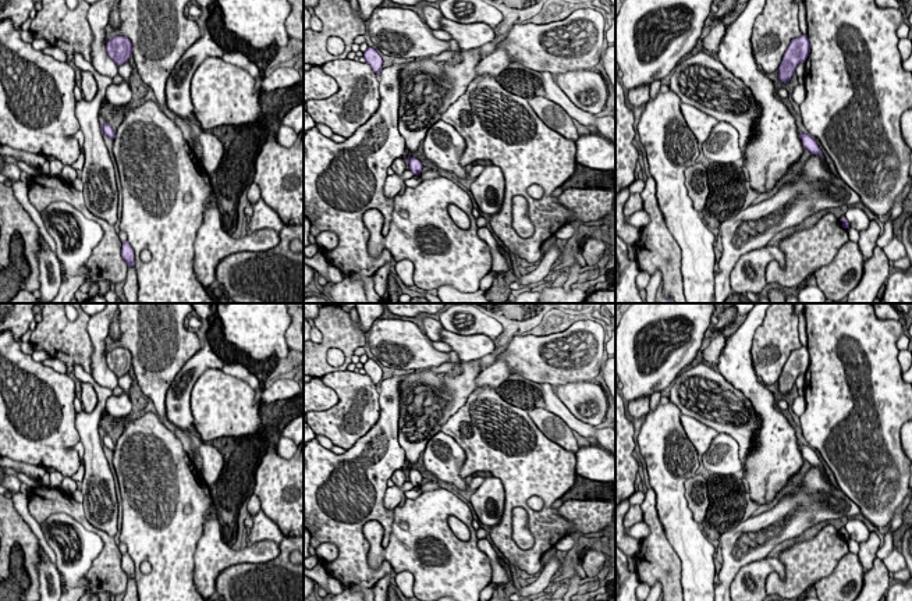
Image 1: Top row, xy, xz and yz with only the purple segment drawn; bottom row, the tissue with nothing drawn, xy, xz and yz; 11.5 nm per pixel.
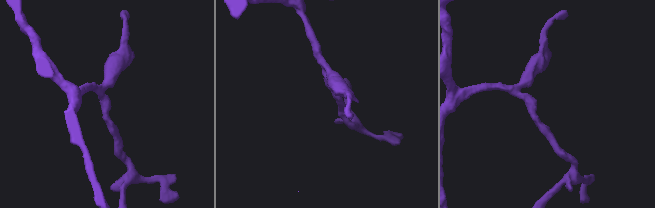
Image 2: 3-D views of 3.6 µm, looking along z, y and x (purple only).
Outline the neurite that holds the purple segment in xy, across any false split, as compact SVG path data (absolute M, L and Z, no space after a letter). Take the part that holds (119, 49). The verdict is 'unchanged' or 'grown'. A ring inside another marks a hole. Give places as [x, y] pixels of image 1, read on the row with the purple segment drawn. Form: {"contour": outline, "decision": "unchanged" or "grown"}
{"contour": "M114 36L106 45L107 56L118 65L132 56L132 45L127 36Z", "decision": "unchanged"}

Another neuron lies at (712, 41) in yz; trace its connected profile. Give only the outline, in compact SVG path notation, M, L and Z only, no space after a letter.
M723 21L716 22L702 42L703 49L710 54L717 54L720 42L724 35L725 35L725 24Z

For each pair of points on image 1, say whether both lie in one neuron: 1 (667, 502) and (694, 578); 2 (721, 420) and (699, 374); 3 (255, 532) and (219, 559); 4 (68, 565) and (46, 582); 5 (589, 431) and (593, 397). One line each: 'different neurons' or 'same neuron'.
1: same neuron
2: same neuron
3: different neurons
4: different neurons
5: different neurons

